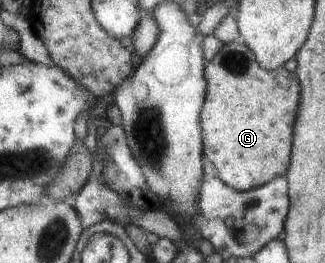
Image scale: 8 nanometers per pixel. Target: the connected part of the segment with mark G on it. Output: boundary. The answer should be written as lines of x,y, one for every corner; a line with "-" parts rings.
244,40
241,42
234,42
223,44
223,48
214,56
213,59
206,62
206,77
208,82
208,91
206,94
206,104
202,110
202,127
203,127
203,140
204,140
204,156
205,161
211,161
218,170
219,178
227,183
231,188
239,192
246,193
247,191
258,189
268,182
275,180
277,177
286,176
290,170
292,163
292,150
294,148
294,128
298,118
298,110
302,100
302,86
296,73
292,73
287,67
281,67
275,70
267,70
260,64
255,53
251,50
250,46

